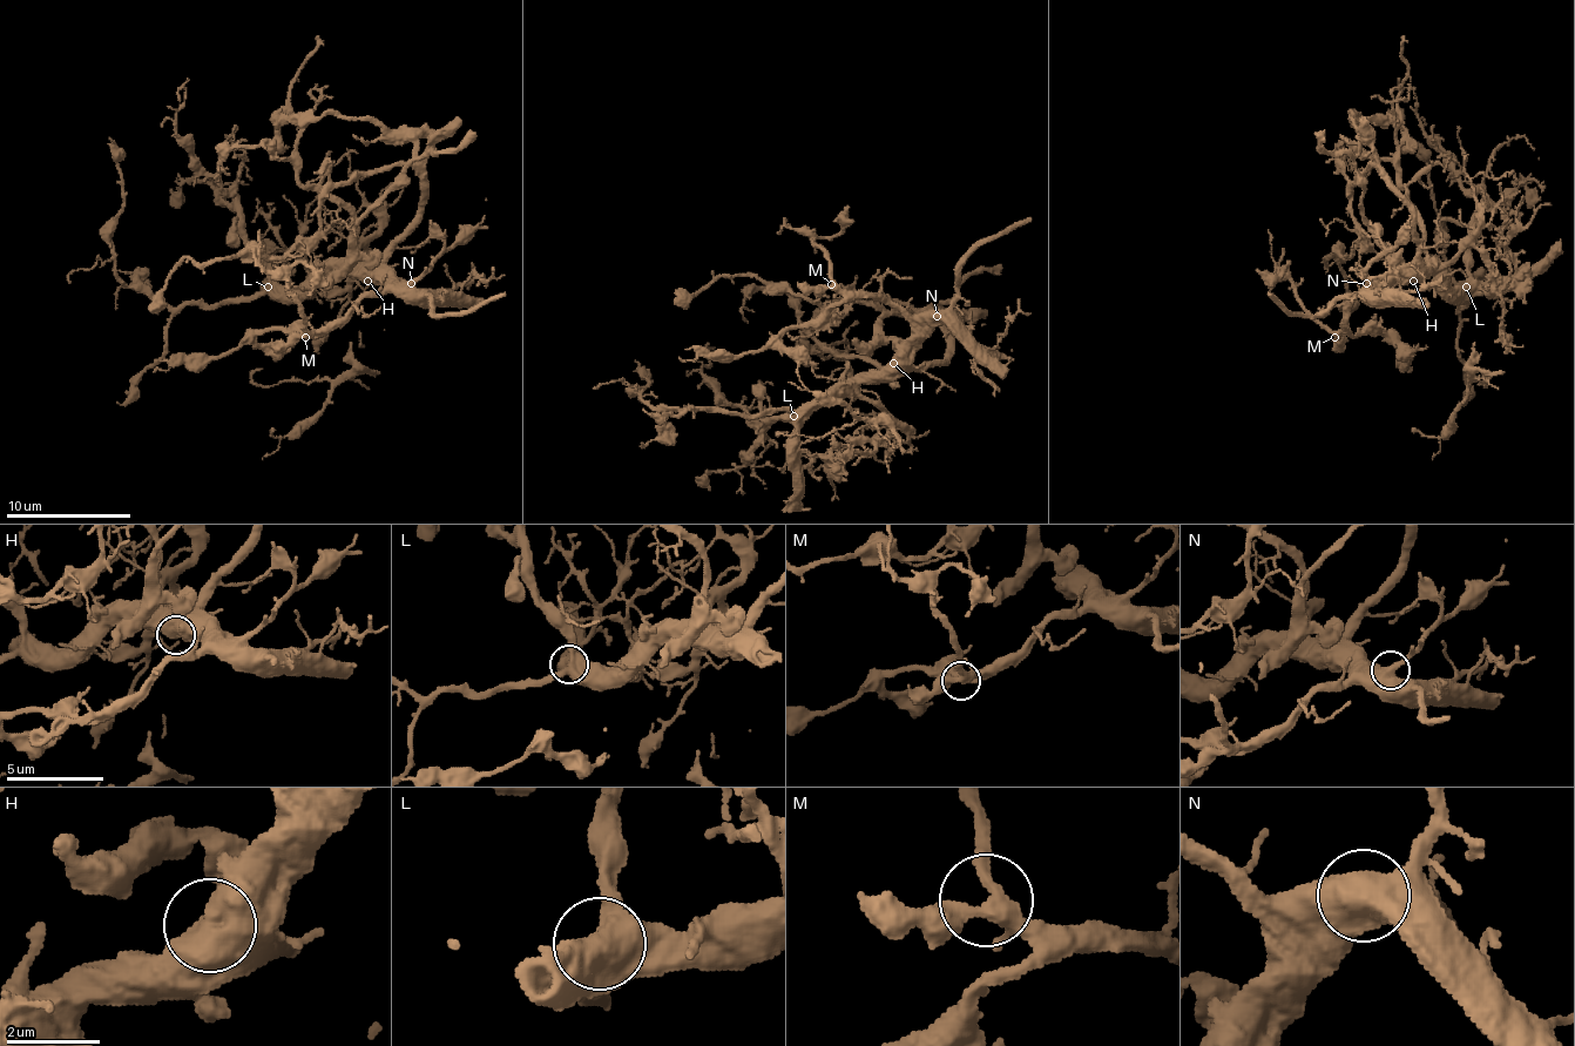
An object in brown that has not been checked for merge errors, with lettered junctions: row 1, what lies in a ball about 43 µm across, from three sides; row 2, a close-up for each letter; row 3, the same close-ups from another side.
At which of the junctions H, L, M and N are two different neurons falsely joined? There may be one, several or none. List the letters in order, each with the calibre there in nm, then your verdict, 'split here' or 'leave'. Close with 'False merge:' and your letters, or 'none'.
H: 800 nm thick; leave
L: 600 nm thick; leave
M: 320 nm thick; leave
N: 550 nm thick; leave
False merge: none

